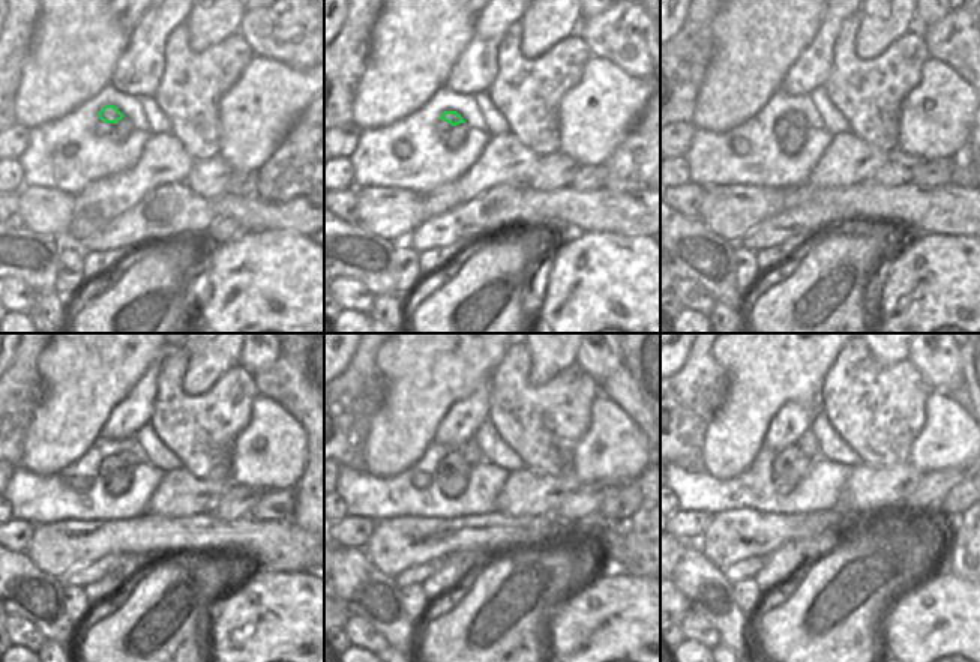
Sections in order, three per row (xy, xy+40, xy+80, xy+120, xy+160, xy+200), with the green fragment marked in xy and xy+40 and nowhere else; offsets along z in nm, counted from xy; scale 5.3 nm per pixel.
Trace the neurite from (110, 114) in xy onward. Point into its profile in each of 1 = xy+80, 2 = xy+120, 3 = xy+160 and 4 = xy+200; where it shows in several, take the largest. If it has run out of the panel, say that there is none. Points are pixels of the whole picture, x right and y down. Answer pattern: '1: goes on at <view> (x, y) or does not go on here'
1: goes on at xy+80 (793, 117)
2: goes on at xy+120 (128, 458)
3: goes on at xy+160 (470, 451)
4: goes on at xy+200 (808, 443)

